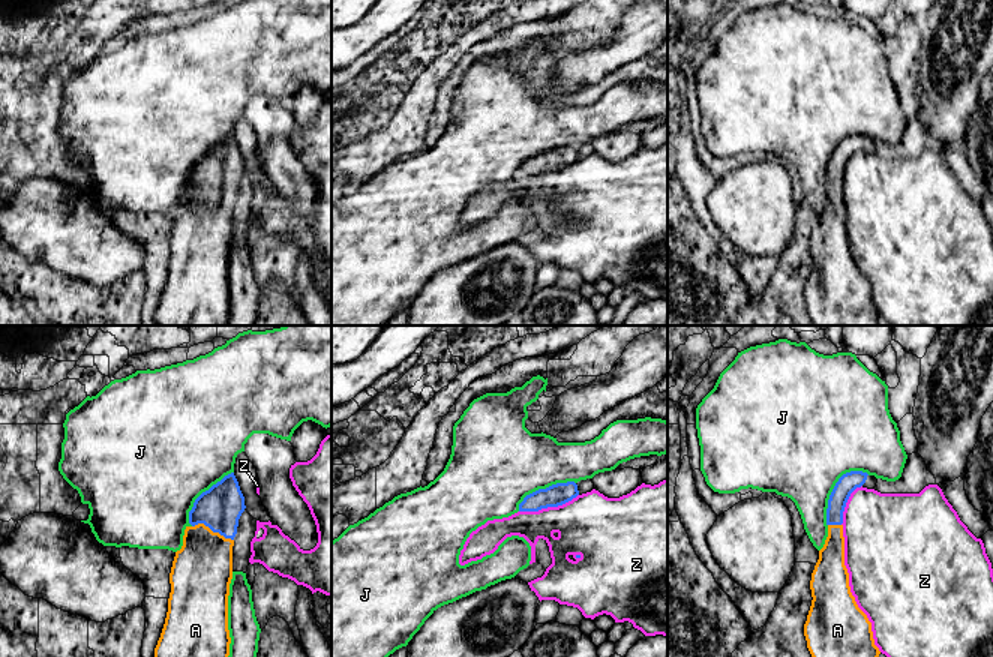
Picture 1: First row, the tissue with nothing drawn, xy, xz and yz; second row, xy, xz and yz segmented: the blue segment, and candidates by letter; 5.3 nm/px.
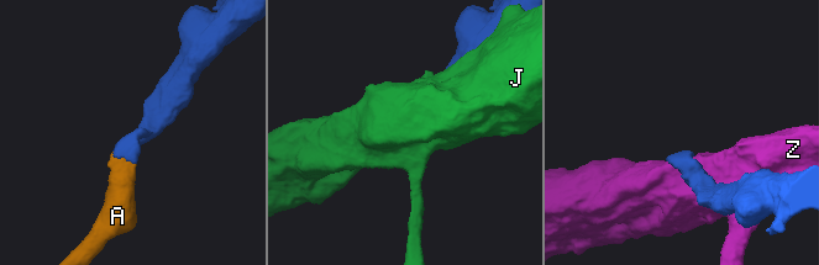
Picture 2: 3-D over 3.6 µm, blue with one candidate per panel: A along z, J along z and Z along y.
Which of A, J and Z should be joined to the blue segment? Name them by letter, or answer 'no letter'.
A

